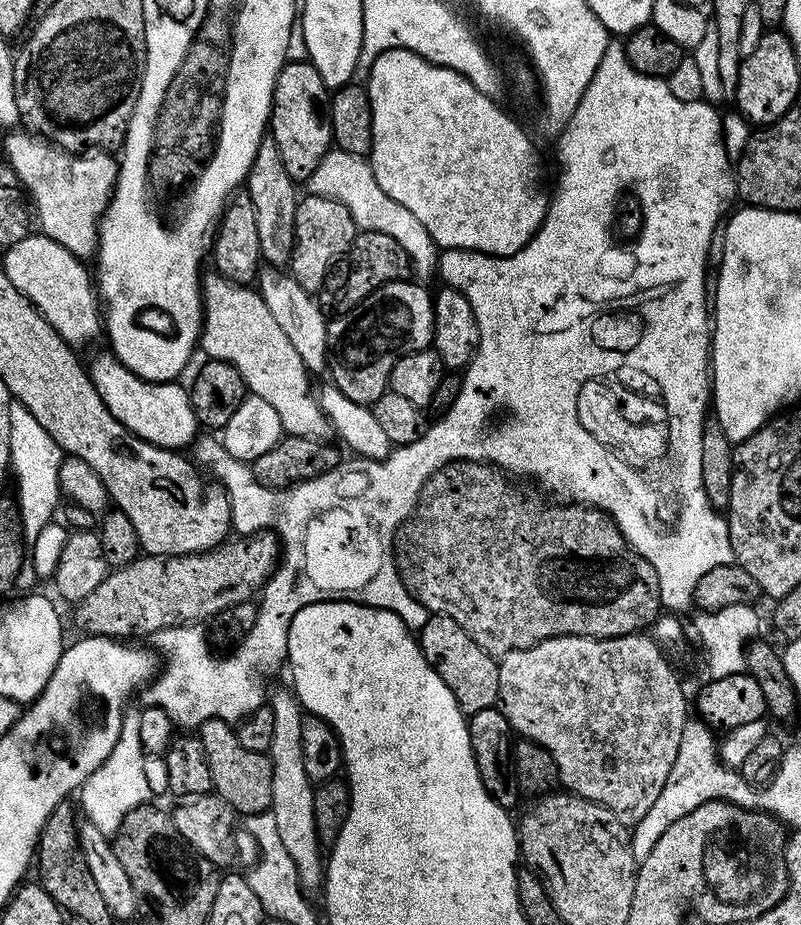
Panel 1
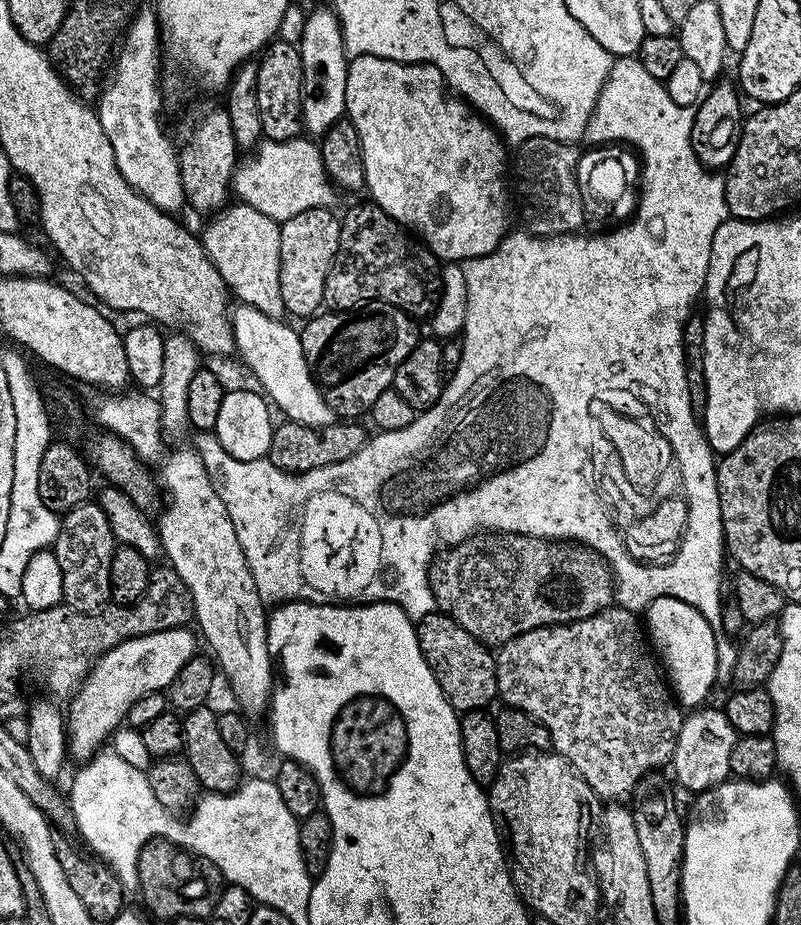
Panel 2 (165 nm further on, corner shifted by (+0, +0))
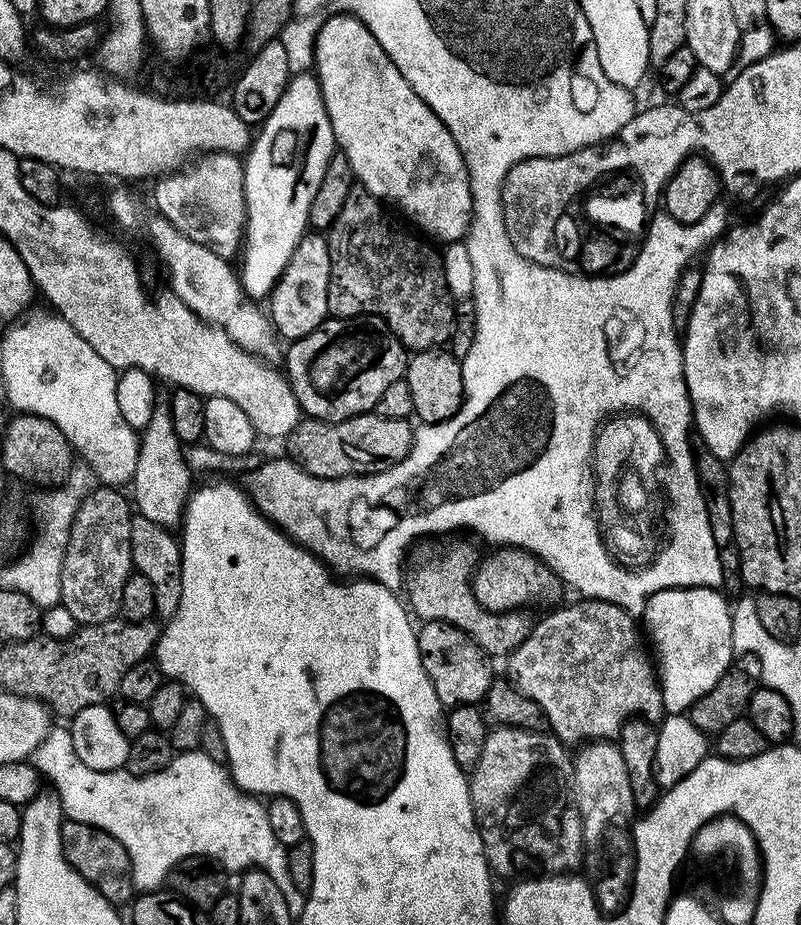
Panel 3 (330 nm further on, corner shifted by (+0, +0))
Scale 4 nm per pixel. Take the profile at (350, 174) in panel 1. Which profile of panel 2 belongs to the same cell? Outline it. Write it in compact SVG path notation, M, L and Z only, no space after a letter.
M261 139L254 151L245 155L248 157L245 160L243 157L234 169L232 190L235 199L277 222L294 218L294 214L302 214L302 210L332 208L338 189L326 174L319 143L304 139Z

